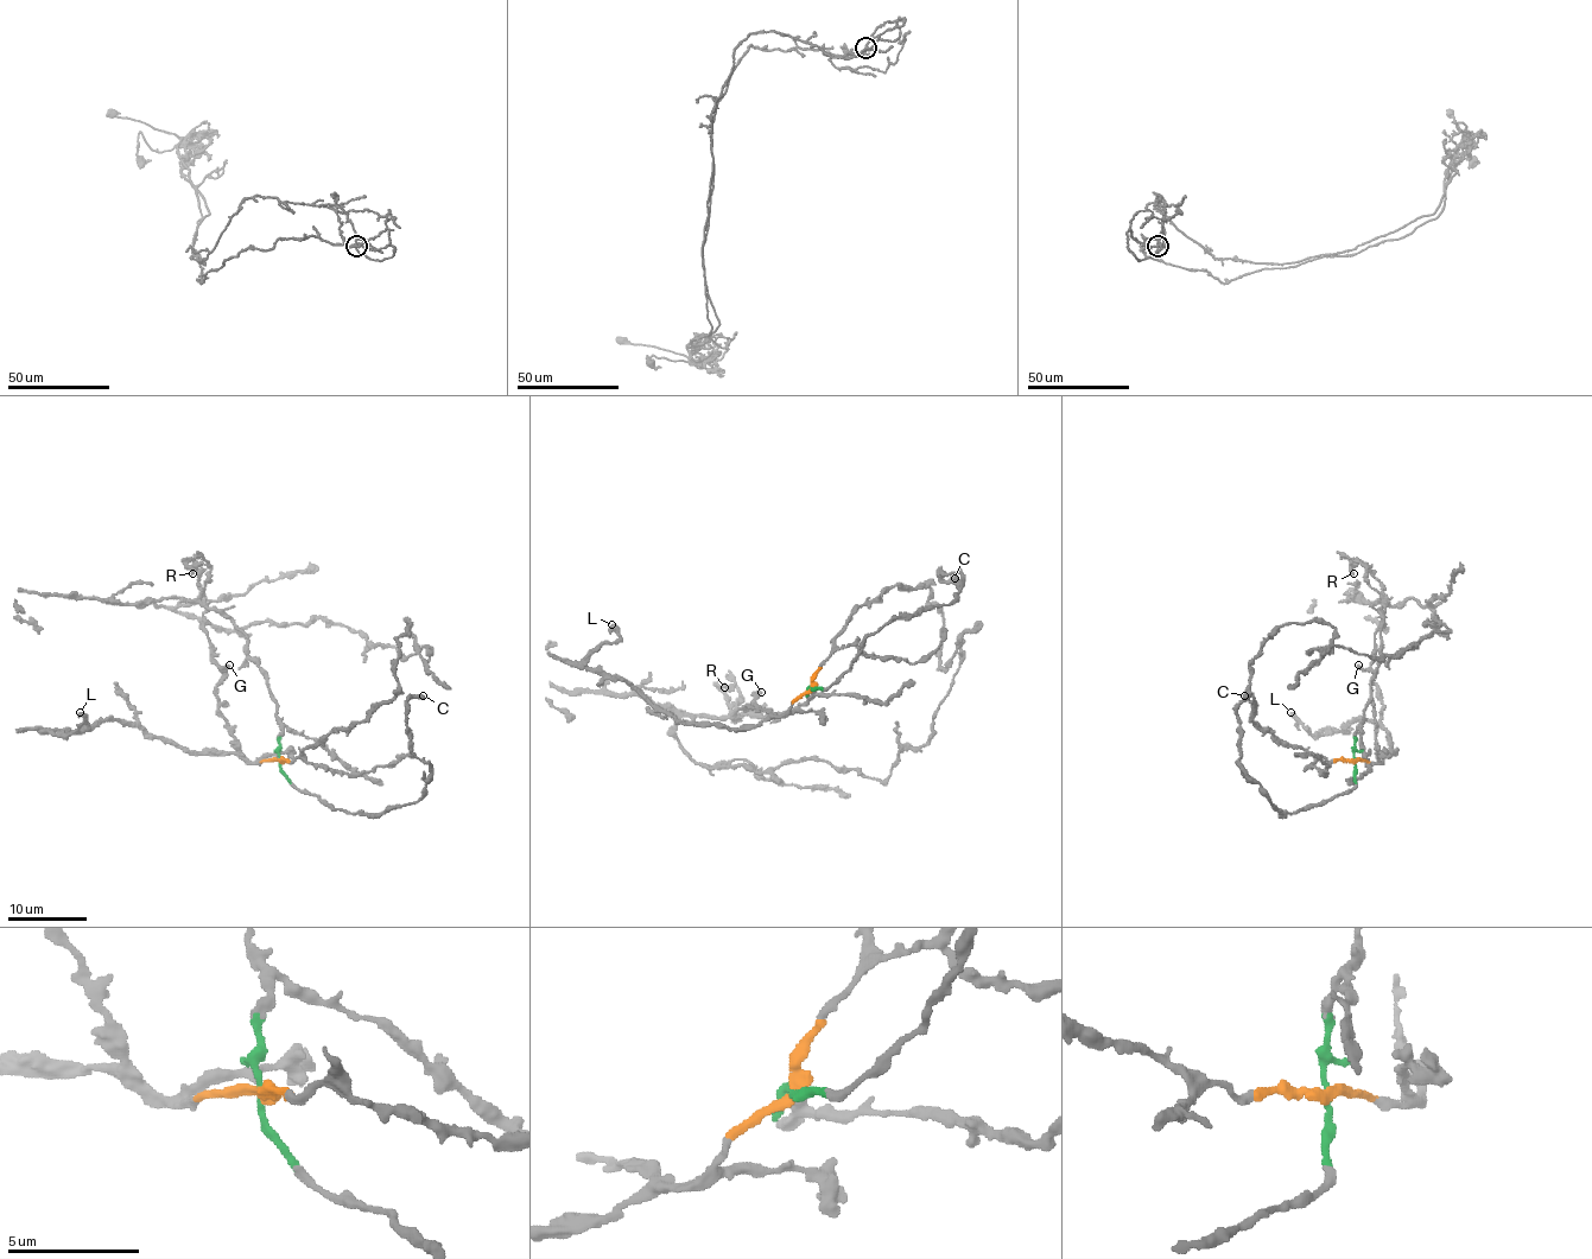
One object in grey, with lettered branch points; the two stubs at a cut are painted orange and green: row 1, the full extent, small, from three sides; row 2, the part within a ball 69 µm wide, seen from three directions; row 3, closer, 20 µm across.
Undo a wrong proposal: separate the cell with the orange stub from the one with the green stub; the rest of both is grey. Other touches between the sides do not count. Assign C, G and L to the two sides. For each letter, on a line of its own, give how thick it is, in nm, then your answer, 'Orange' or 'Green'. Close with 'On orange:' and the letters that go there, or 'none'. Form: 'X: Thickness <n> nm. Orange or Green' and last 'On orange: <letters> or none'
C: Thickness 500 nm. Green
G: Thickness 320 nm. Orange
L: Thickness 480 nm. Orange
On orange: G, L

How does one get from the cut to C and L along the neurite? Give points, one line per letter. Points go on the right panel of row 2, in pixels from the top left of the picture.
C: (1356, 761), (1356, 784), (1350, 790), (1285, 814), (1240, 763), (1237, 707), (1248, 698), (1243, 695)
L: (1356, 761), (1377, 763), (1395, 751), (1389, 736), (1371, 719), (1356, 719), (1332, 733), (1311, 733), (1291, 712)

